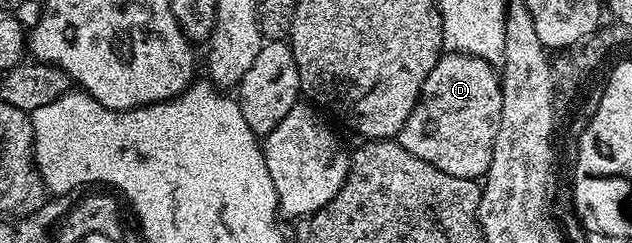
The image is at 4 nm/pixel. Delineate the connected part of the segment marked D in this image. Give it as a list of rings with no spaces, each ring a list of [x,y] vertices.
[[[450,51],[441,54],[434,69],[430,69],[430,77],[426,77],[418,101],[406,125],[402,125],[398,141],[402,149],[414,153],[414,157],[422,157],[422,161],[442,169],[442,173],[450,173],[450,177],[479,180],[490,169],[494,141],[498,137],[498,125],[501,121],[502,89],[497,68],[482,57]]]

